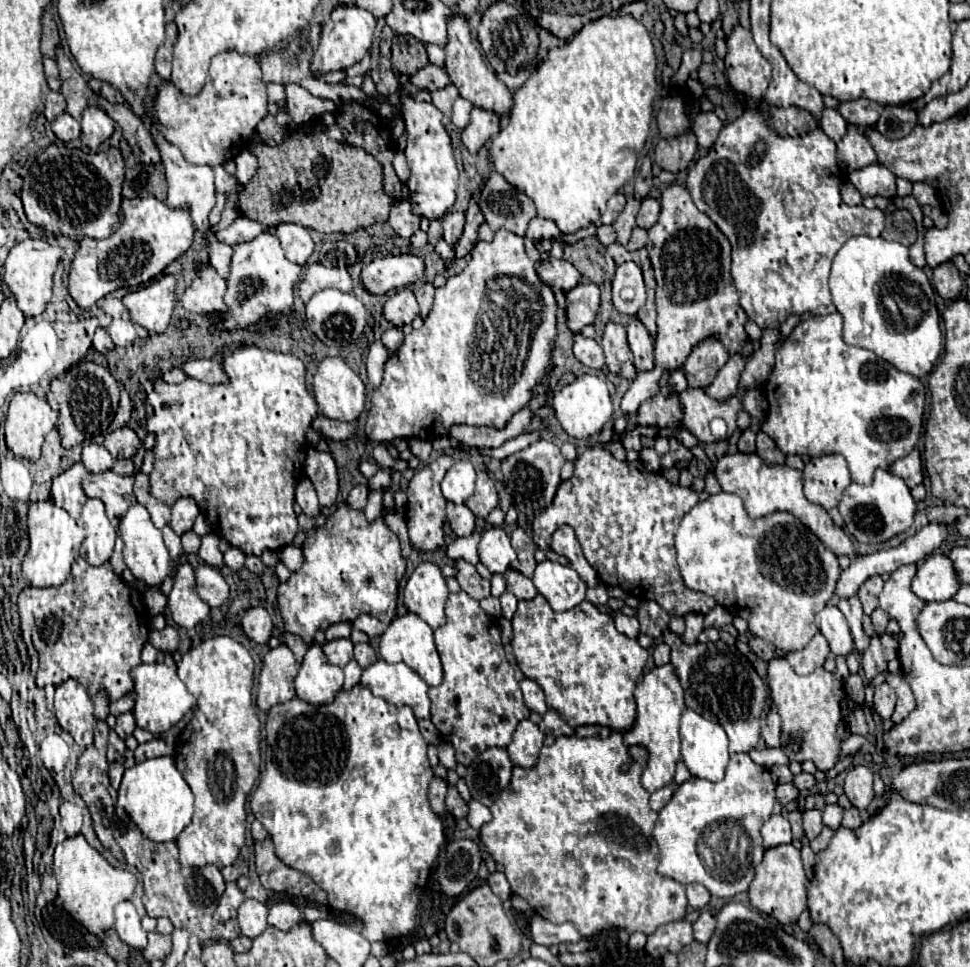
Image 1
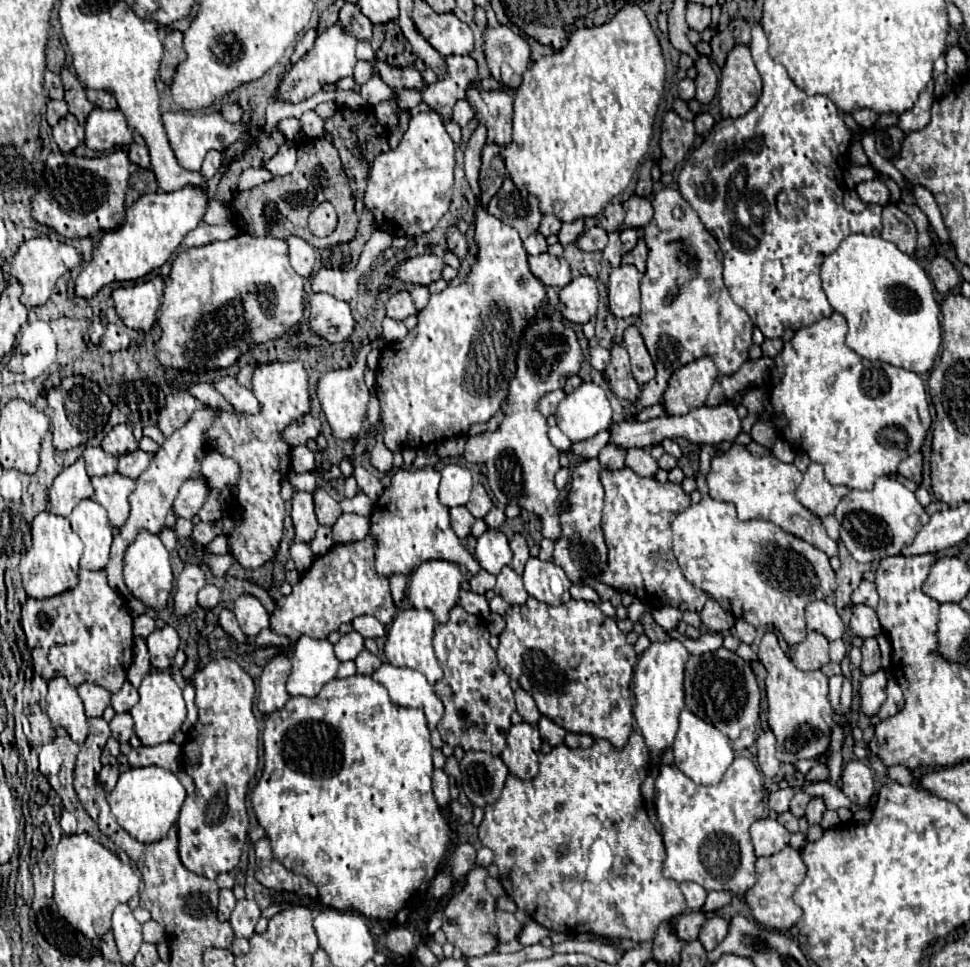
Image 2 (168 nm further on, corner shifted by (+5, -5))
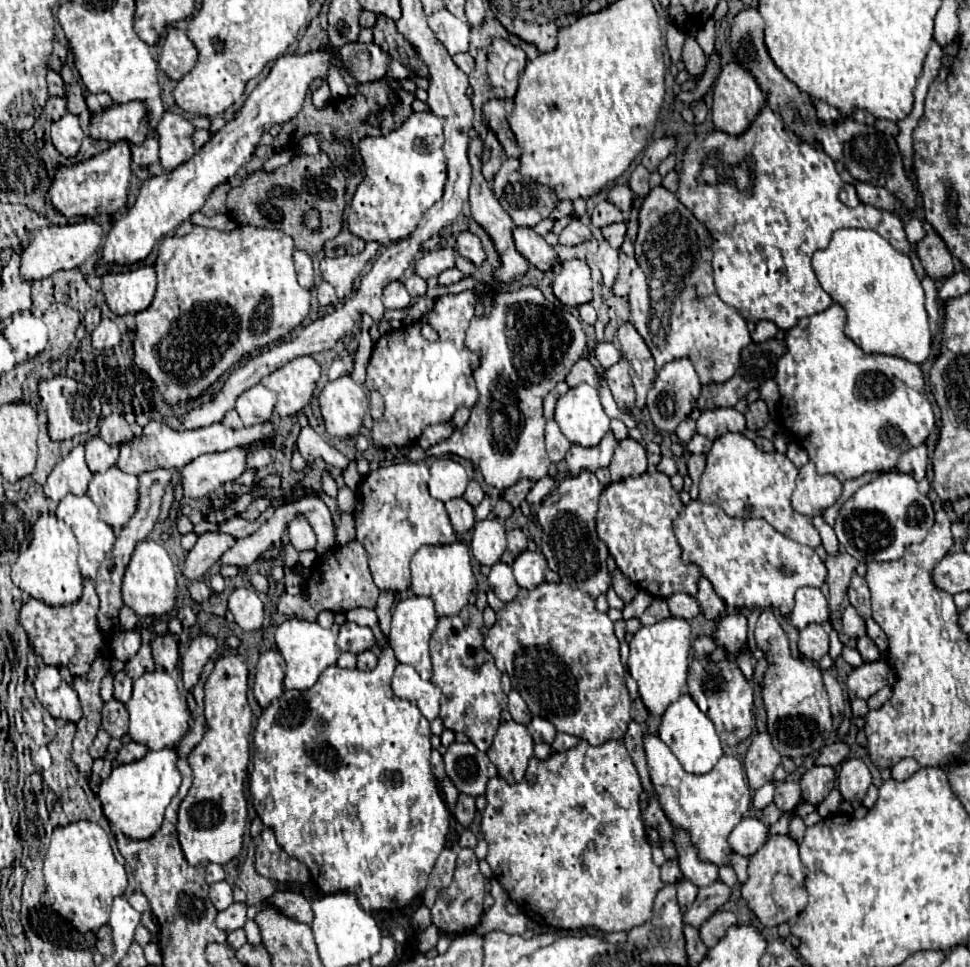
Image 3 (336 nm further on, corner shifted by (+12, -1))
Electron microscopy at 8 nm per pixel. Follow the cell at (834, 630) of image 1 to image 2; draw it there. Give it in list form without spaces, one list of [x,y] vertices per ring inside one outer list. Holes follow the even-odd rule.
[[[816,600],[806,606],[806,628],[814,628],[816,632],[824,634],[830,642],[842,638],[846,630],[834,604],[828,604],[826,600]]]

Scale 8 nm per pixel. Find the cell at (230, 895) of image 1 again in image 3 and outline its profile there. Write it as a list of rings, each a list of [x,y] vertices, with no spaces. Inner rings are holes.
[[[215,882],[209,888],[209,898],[211,898],[213,906],[221,912],[233,904],[233,890],[227,882]]]

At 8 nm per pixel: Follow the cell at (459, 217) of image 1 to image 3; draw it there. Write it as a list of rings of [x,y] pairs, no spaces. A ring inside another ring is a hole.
[[[461,232],[461,234],[457,236],[457,240],[455,240],[455,250],[457,250],[463,258],[471,260],[475,266],[479,266],[479,264],[485,260],[485,252],[483,252],[483,246],[481,246],[481,240],[479,240],[475,234],[471,234],[471,232]]]

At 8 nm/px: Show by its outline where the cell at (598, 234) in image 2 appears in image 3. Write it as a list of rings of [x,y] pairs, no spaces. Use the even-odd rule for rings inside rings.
[[[571,220],[569,226],[559,234],[559,244],[575,246],[575,244],[587,242],[591,238],[593,238],[593,232],[589,226],[585,226],[581,220]]]

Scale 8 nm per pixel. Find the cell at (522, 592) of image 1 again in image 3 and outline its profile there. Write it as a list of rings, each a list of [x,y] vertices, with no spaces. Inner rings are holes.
[[[505,562],[493,564],[487,580],[489,580],[489,586],[495,592],[495,596],[501,598],[503,602],[513,600],[517,596],[517,592],[519,592],[519,584],[515,582],[513,570]]]

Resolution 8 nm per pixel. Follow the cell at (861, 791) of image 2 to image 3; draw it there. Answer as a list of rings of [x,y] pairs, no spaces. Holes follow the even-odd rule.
[[[847,758],[837,774],[837,788],[847,802],[861,802],[871,784],[869,768],[859,758]]]

